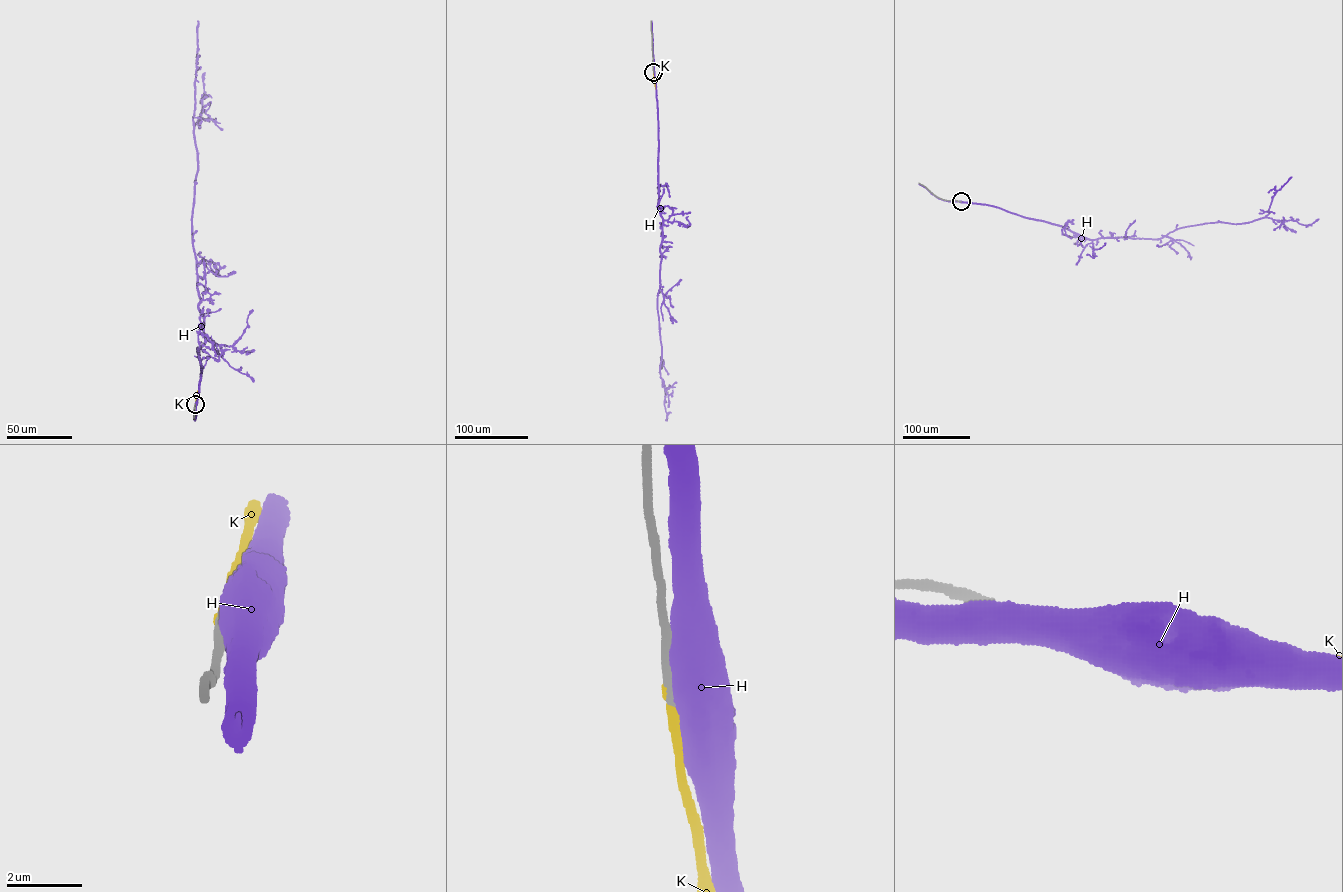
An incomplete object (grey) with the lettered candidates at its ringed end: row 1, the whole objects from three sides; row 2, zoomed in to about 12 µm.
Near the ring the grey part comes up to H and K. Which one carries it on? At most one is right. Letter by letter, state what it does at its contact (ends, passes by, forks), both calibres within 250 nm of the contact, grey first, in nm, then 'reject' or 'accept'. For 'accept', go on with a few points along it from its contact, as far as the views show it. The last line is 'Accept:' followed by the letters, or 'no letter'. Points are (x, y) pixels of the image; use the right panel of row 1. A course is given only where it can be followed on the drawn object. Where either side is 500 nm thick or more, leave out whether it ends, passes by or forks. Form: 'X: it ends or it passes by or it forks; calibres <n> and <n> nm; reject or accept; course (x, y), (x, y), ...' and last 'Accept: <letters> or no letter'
H: calibres 380 and 800 nm; reject
K: it ends; calibres 260 and 240 nm; accept; course (961, 201), (977, 203)
Accept: K

